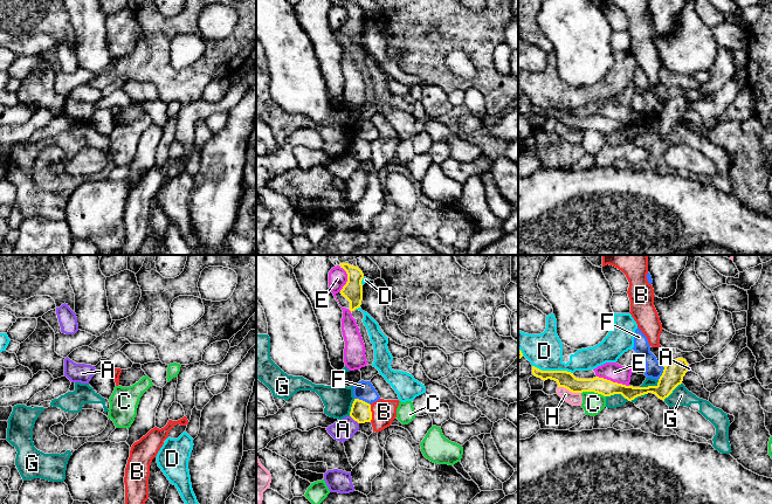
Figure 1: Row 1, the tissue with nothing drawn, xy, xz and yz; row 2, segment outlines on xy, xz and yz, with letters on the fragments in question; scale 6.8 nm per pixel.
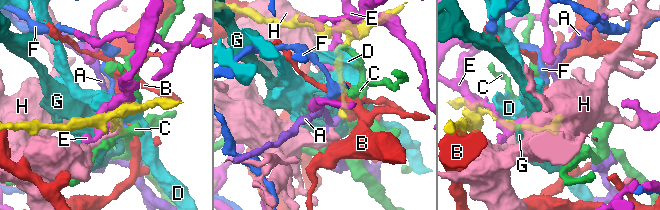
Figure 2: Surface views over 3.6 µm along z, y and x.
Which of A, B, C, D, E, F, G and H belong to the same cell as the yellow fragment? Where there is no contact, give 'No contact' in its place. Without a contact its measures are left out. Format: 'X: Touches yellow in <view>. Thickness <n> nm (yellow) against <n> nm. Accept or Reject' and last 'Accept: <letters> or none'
A: Touches yellow in xz. Thickness 140 nm (yellow) against 150 nm. Reject
B: Touches yellow in xz. Thickness 140 nm (yellow) against 170 nm. Reject
C: Touches yellow in yz. Thickness 120 nm (yellow) against 150 nm. Reject
D: Touches yellow in yz. Thickness 120 nm (yellow) against 240 nm. Reject
E: Touches yellow in yz. Thickness 120 nm (yellow) against 130 nm. Reject
F: Touches yellow in xz. Thickness 140 nm (yellow) against 130 nm. Reject
G: Touches yellow in yz. Thickness 150 nm (yellow) against 60 nm. Reject
H: Touches yellow in yz. Thickness 120 nm (yellow) against 90 nm. Reject
Accept: none

